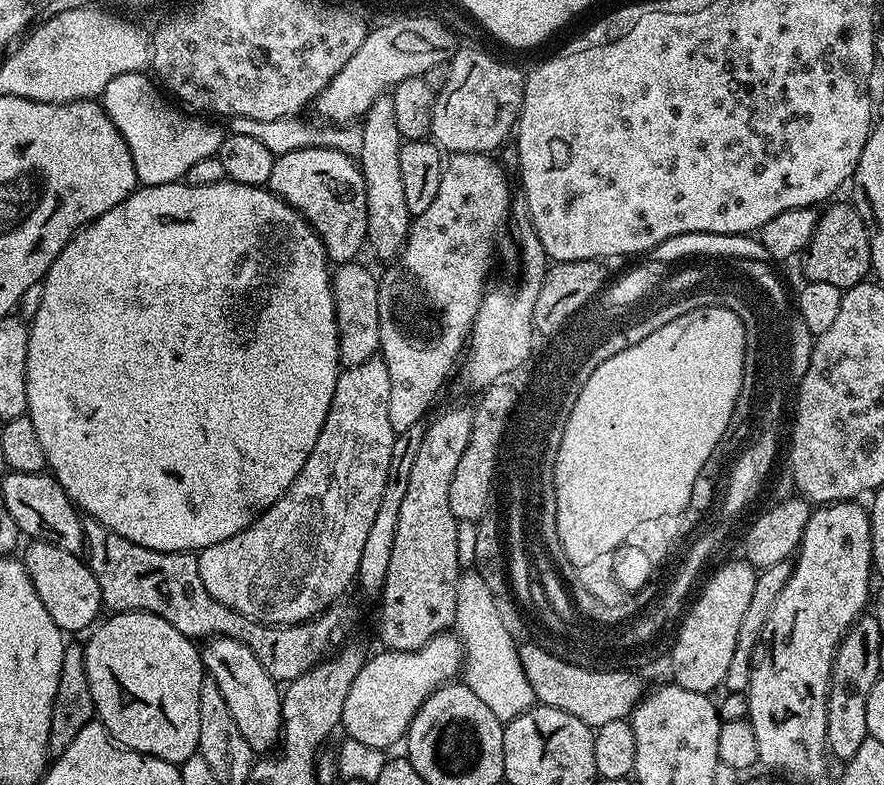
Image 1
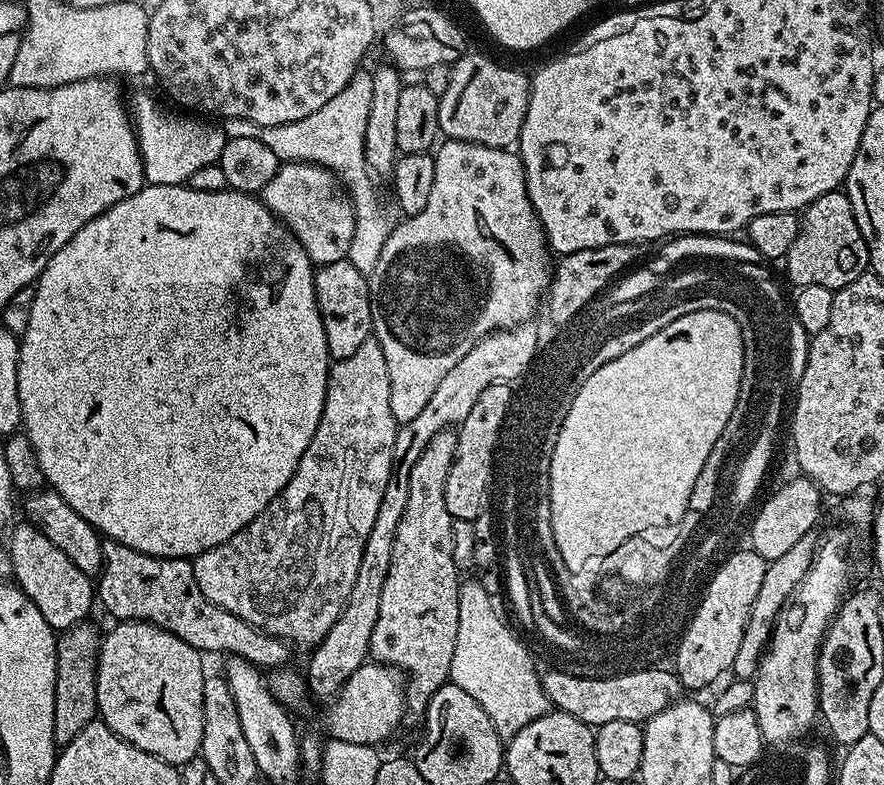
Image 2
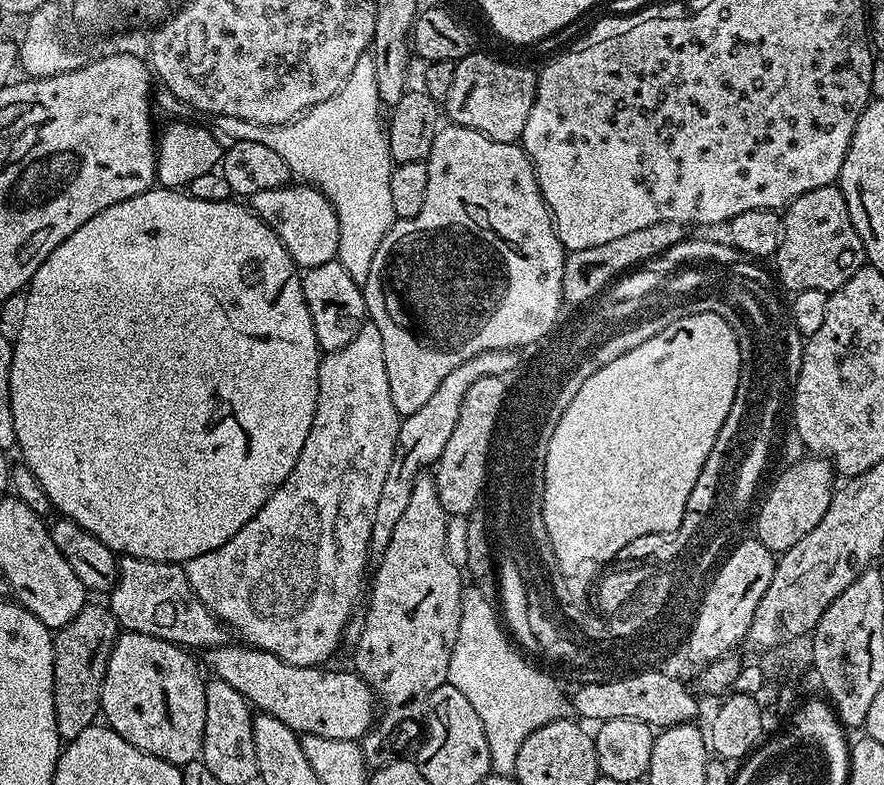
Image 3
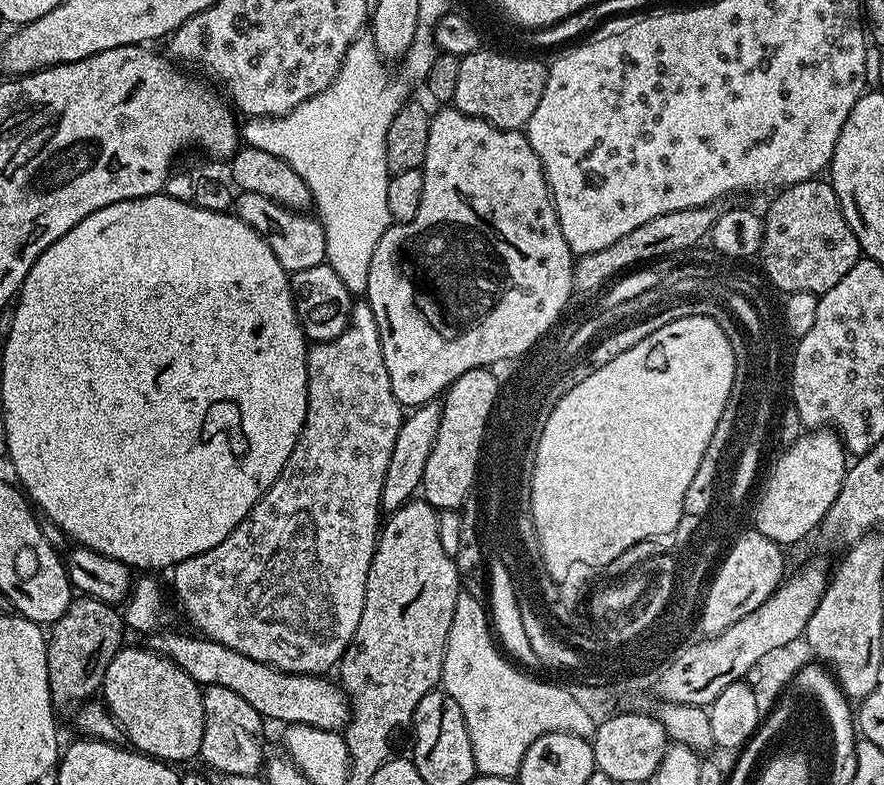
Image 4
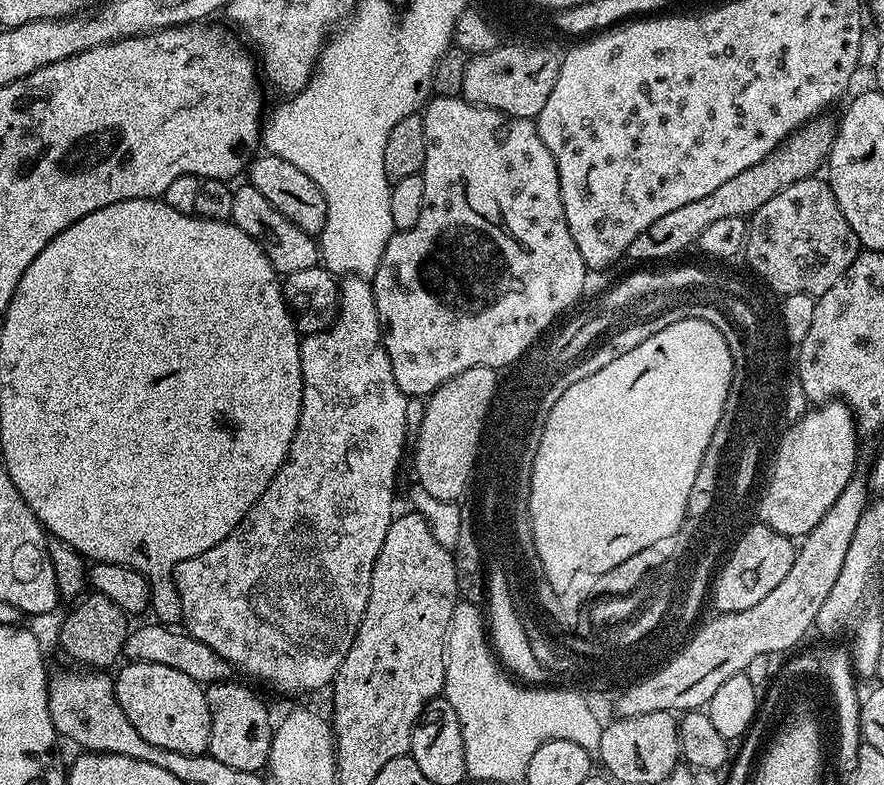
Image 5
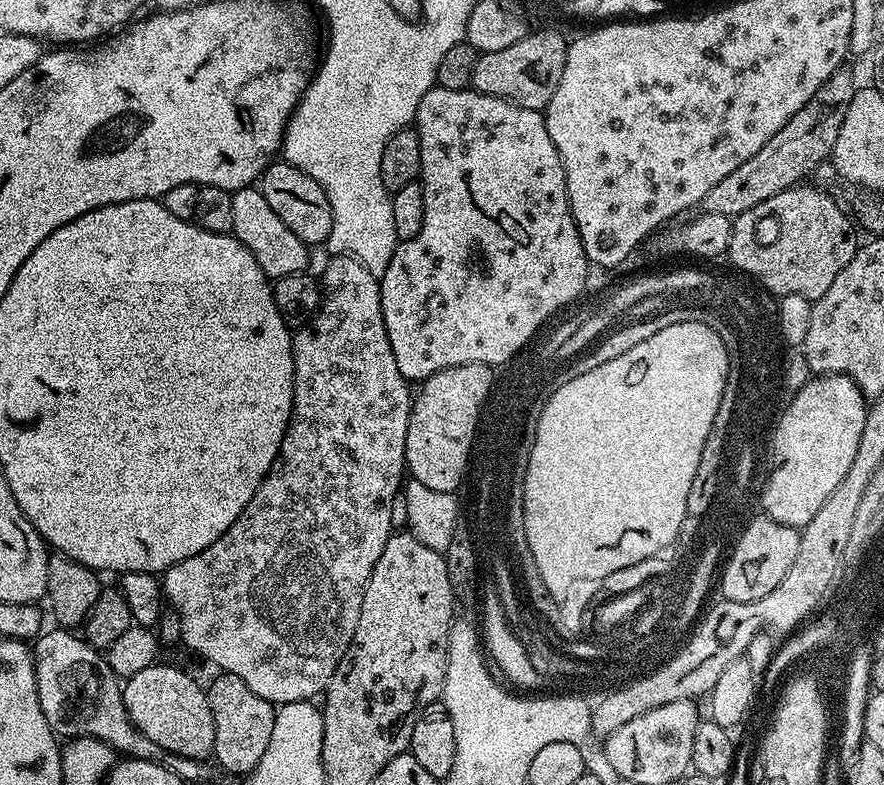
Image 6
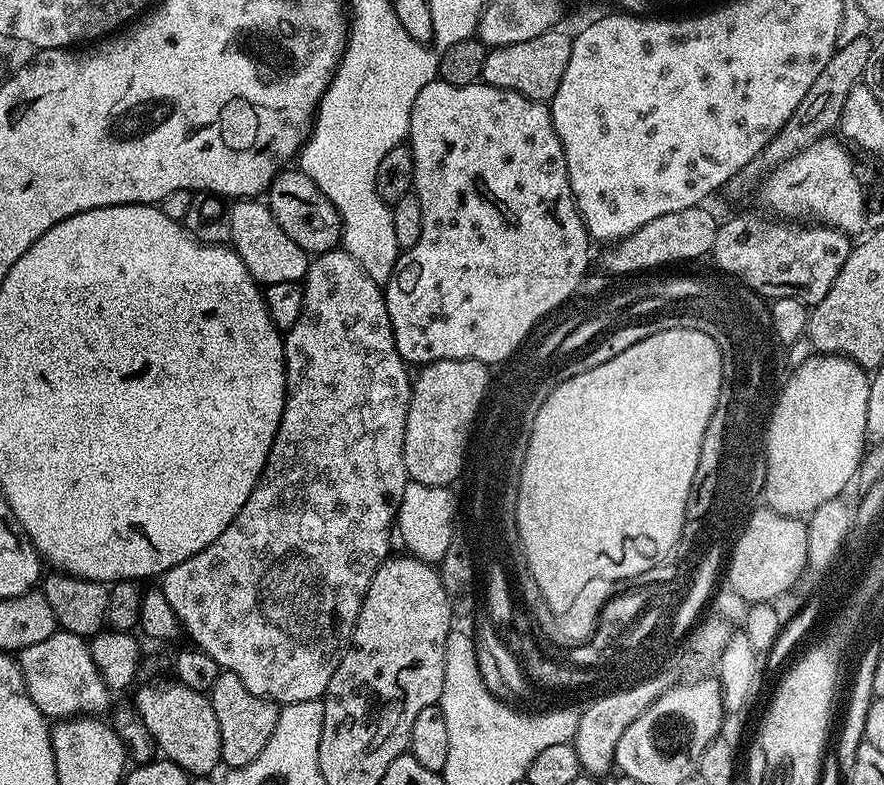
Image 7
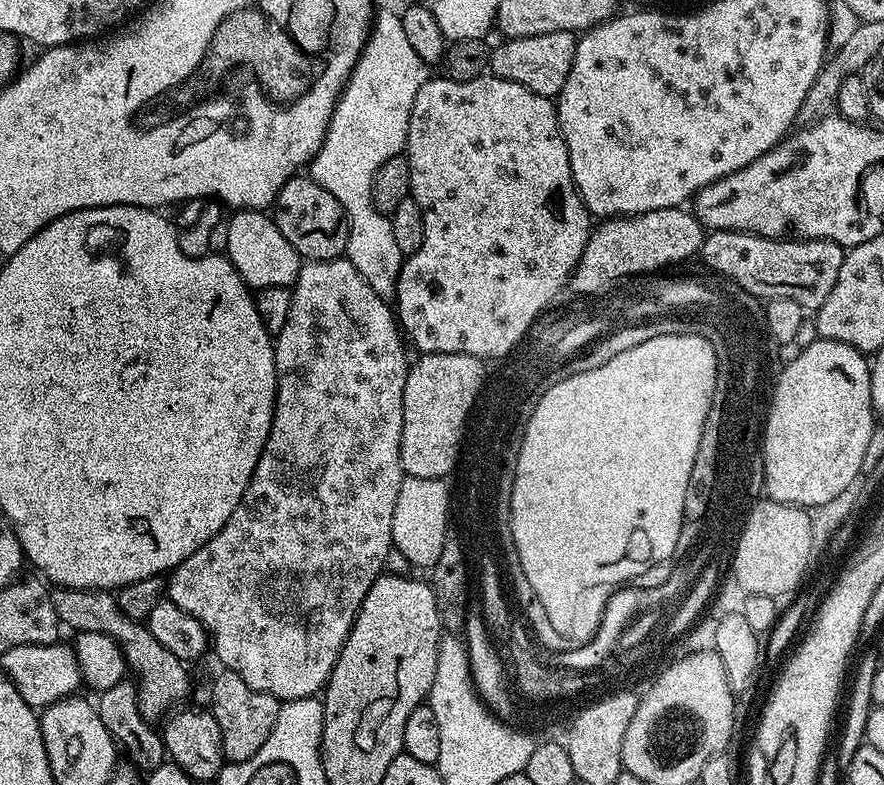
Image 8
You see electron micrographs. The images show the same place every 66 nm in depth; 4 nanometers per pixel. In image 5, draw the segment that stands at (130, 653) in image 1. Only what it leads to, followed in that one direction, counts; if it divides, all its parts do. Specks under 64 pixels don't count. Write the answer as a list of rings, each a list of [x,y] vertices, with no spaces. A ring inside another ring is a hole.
[[[134,660],[125,663],[120,673],[115,673],[116,697],[126,710],[126,718],[134,722],[134,730],[146,738],[154,746],[162,750],[178,750],[178,754],[202,754],[207,752],[210,742],[210,706],[205,689],[194,678],[182,674],[182,670],[174,670],[170,666],[162,666],[154,662]]]

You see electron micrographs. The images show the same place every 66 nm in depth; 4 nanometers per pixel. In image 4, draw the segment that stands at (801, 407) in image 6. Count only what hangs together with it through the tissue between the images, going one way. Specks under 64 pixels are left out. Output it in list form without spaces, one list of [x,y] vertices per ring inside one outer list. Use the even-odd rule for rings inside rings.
[[[812,430],[804,435],[808,436],[794,441],[777,458],[768,485],[754,507],[754,528],[781,546],[796,544],[819,529],[830,506],[834,506],[834,498],[838,498],[844,474],[850,467],[844,441],[835,431]]]

